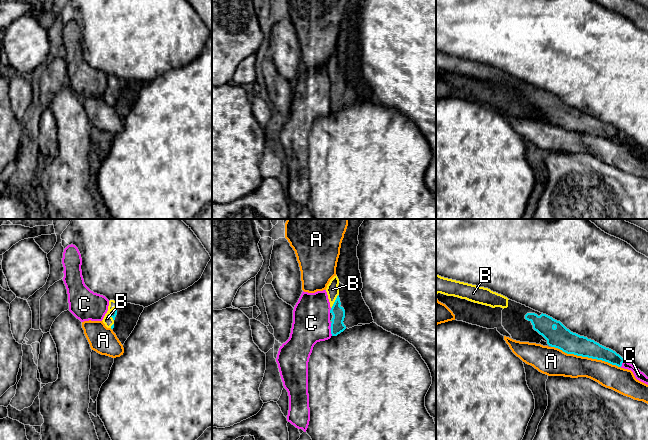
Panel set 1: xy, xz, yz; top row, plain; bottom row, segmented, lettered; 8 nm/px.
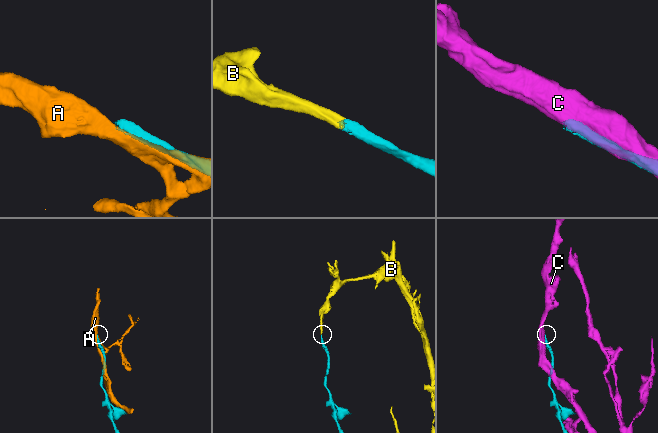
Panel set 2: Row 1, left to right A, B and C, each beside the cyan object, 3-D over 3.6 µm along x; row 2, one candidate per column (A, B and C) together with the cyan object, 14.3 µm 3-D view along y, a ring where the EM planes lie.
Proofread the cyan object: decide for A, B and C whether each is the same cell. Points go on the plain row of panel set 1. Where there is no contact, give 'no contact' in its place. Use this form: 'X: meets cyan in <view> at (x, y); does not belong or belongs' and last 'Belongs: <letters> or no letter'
A: meets cyan in yz at (586, 132); does not belong
B: meets cyan in xz at (335, 77); belongs
C: meets cyan in xz at (331, 105); does not belong
Belongs: B

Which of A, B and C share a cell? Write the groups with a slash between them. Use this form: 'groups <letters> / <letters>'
groups A / B / C

